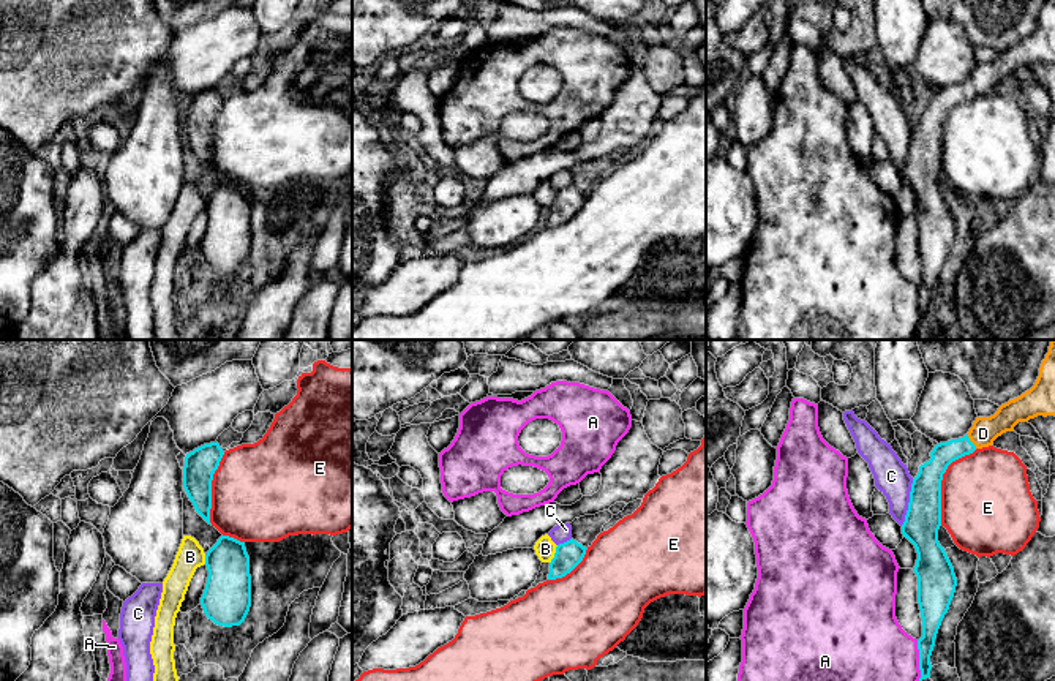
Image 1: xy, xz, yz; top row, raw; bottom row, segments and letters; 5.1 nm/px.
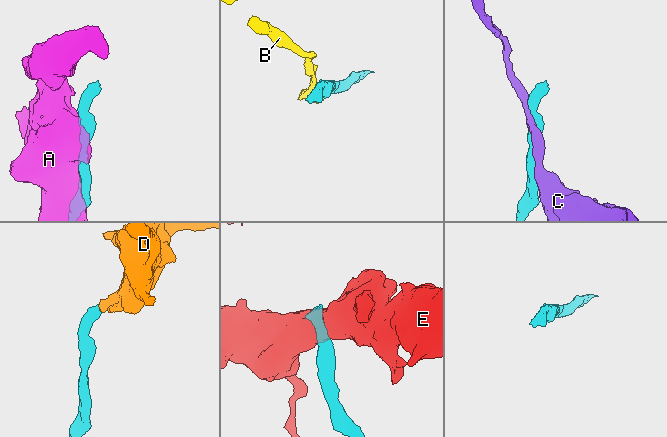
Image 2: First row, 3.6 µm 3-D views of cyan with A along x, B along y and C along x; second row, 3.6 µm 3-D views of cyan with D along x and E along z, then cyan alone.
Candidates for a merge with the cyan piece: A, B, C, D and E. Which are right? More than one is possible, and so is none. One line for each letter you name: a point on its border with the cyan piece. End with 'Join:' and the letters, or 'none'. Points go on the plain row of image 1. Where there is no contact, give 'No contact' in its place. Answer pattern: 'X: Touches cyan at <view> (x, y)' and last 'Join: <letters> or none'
D: Touches cyan at yz (970, 87)
Join: D

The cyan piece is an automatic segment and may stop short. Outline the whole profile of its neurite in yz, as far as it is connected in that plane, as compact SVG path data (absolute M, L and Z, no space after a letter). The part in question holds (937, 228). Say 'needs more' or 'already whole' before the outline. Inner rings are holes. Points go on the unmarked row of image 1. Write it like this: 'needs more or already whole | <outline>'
needs more | M1046 0L1030 36L1001 51L993 62L976 63L963 84L937 90L930 98L932 104L919 112L913 125L902 180L918 199L913 216L918 223L918 250L922 264L922 283L918 286L919 327L930 324L935 284L957 232L954 213L938 188L943 120L952 107L992 92L1003 79L1014 77L1019 68L1038 62L1055 62L1055 0Z

